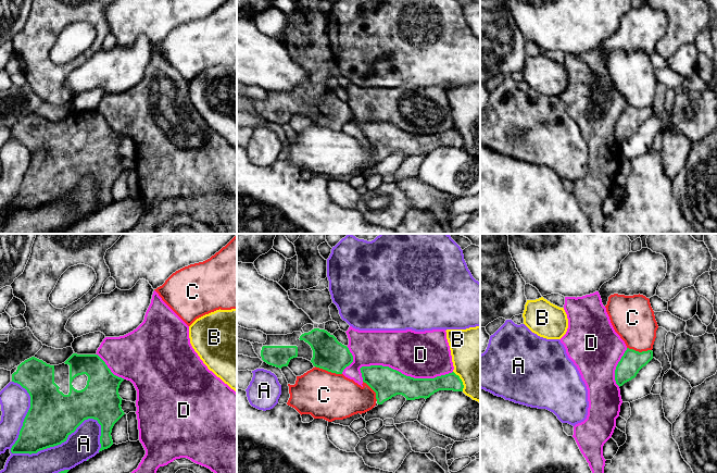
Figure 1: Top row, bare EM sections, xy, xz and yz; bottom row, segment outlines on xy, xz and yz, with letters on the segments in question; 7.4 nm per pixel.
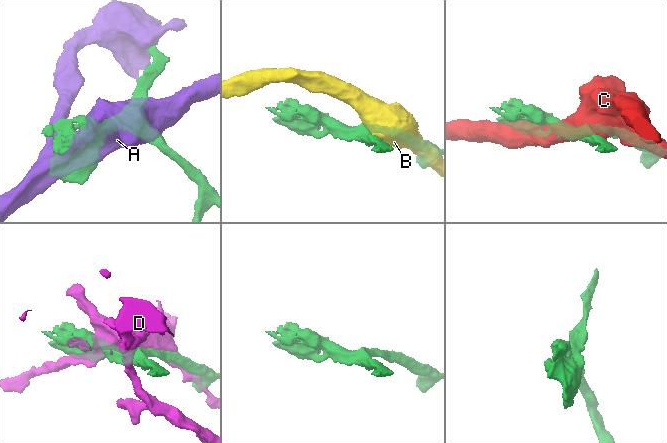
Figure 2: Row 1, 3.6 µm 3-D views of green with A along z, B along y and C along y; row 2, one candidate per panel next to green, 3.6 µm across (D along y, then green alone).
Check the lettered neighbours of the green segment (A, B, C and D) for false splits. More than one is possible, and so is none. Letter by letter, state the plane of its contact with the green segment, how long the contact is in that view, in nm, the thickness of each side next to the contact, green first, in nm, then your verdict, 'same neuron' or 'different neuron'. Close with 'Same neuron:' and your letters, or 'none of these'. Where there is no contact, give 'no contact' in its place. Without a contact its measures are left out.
A: meets green in xy; contact 850 nm long; 340 nm thick on the green side, 340 nm on the other; different neuron
B: meets green in xz; contact 170 nm long; 130 nm thick on the green side, 420 nm on the other; different neuron
C: meets green in xz; contact 220 nm long; 240 nm thick on the green side, 360 nm on the other; different neuron
D: meets green in xz; contact 700 nm long; 220 nm thick on the green side, 360 nm on the other; different neuron
Same neuron: none of these

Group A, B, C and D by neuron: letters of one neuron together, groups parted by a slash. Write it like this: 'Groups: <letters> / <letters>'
Groups: A / B / C / D

